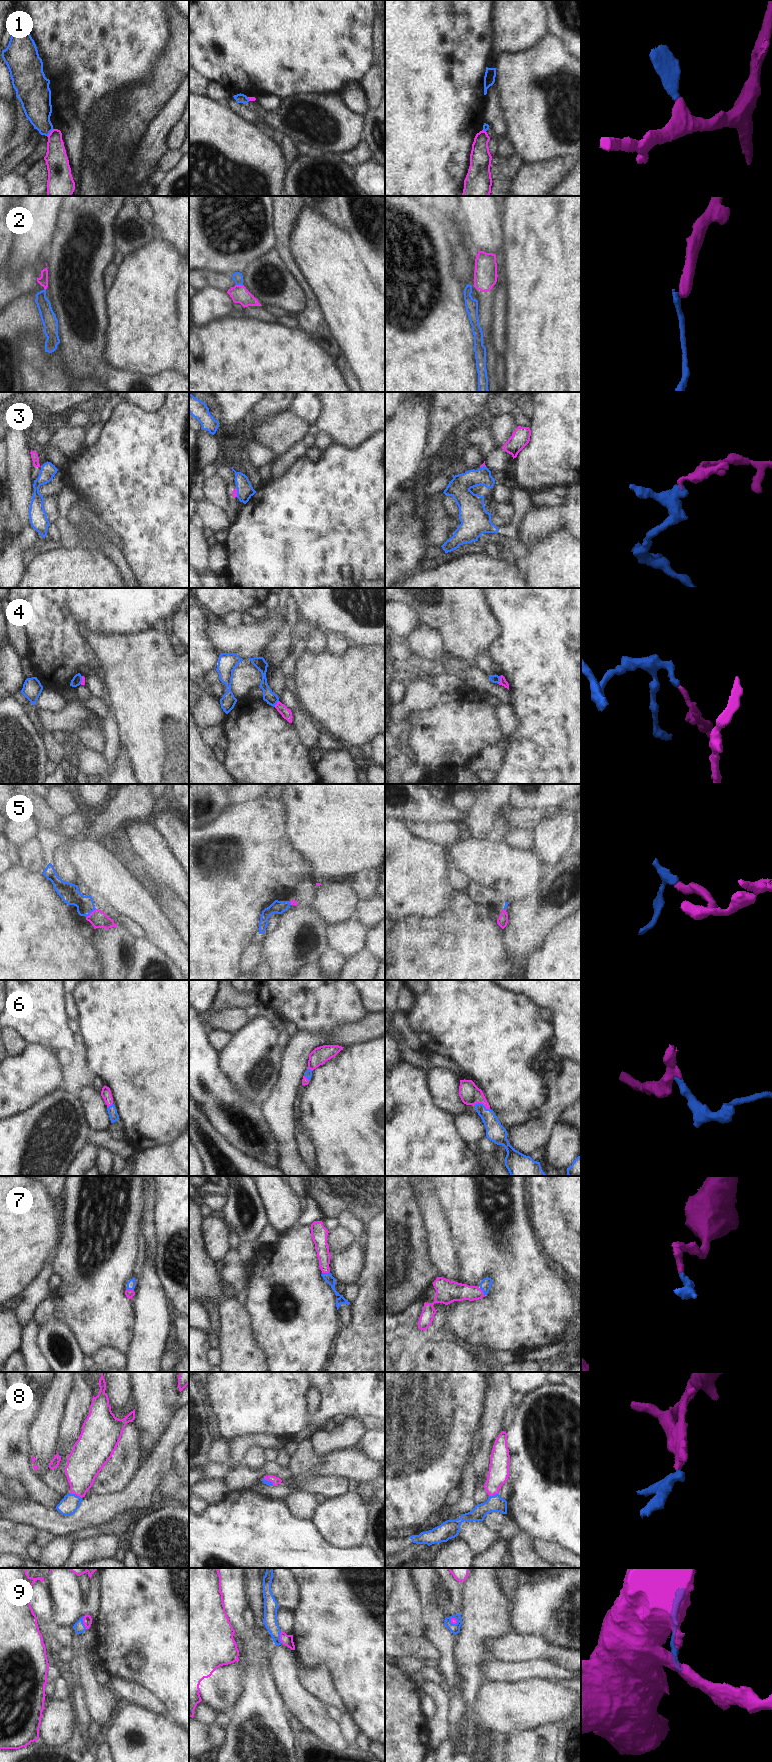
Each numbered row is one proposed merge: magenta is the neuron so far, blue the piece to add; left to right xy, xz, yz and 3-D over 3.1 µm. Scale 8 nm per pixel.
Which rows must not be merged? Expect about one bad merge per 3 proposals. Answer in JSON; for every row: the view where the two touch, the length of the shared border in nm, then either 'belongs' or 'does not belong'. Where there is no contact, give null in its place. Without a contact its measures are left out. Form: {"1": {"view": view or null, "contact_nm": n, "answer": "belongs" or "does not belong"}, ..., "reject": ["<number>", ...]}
{"1": {"view": "xy", "contact_nm": 80, "answer": "does not belong"}, "2": {"view": "xz", "contact_nm": 60, "answer": "does not belong"}, "3": {"view": "xz", "contact_nm": 70, "answer": "does not belong"}, "4": {"view": "yz", "contact_nm": 70, "answer": "does not belong"}, "5": {"view": "xy", "contact_nm": 110, "answer": "belongs"}, "6": {"view": "yz", "contact_nm": 130, "answer": "belongs"}, "7": {"view": "xy", "contact_nm": 70, "answer": "belongs"}, "8": {"view": "xy", "contact_nm": 110, "answer": "belongs"}, "9": {"view": "xy", "contact_nm": 110, "answer": "belongs"}, "reject": ["1", "2", "3", "4"]}

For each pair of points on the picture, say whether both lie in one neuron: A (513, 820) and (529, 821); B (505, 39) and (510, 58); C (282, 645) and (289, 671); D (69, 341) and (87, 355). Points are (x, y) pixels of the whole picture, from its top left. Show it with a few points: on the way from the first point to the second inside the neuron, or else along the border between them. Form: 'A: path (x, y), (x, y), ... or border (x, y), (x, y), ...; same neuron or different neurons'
A: path (517, 820), (525, 820); same neuron
B: border (531, 46), (525, 49), (507, 50), (499, 56); different neurons
C: border (290, 653), (278, 664); different neurons
D: path (73, 341), (83, 351); same neuron

